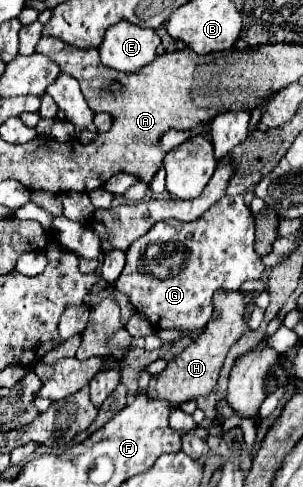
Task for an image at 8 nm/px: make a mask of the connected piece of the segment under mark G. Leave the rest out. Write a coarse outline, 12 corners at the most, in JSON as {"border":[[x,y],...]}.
{"border":[[224,195],[132,243],[114,285],[156,329],[202,329],[260,279],[254,215]]}

